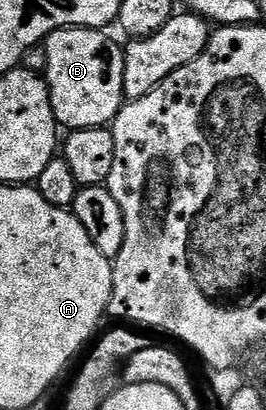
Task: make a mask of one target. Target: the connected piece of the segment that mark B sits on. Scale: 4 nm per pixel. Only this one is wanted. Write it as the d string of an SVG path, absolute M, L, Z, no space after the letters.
M61 28L44 41L46 72L54 117L63 129L105 128L124 103L124 48L96 28Z

